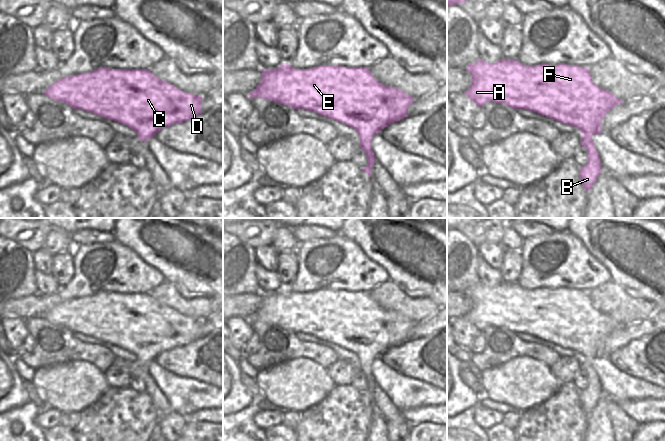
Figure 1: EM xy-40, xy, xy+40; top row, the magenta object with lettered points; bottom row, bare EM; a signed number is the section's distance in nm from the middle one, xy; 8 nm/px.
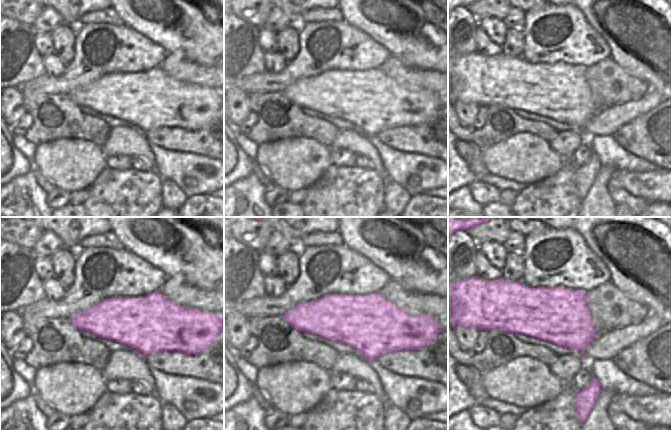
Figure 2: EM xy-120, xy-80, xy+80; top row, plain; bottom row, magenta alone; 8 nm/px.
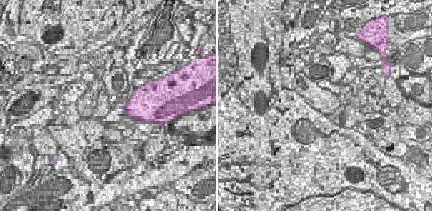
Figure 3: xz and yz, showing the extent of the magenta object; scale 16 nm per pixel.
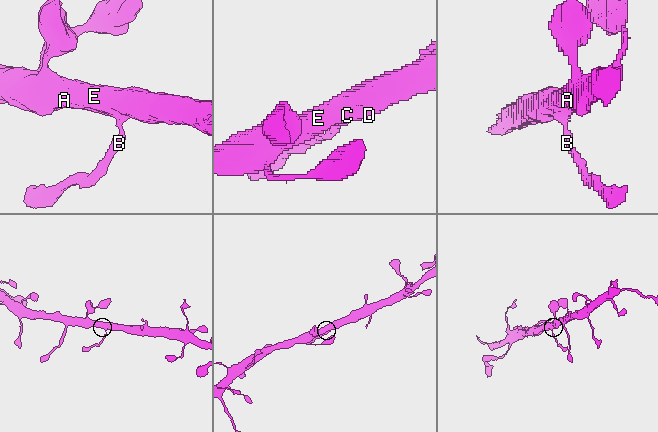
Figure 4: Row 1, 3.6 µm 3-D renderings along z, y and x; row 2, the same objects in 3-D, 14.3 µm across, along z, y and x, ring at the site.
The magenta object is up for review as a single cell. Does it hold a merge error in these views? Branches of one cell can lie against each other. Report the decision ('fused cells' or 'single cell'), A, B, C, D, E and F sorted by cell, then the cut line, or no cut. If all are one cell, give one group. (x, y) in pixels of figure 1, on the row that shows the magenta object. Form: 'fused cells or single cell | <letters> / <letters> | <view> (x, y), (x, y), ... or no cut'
single cell | A B C D E F | no cut

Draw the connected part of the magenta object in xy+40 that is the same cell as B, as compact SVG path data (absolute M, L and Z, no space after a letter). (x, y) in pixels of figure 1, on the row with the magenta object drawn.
M503 58L495 63L487 63L479 59L468 65L466 70L472 76L472 84L464 94L479 107L487 101L503 103L513 109L527 109L579 129L582 132L580 145L588 152L588 162L580 167L580 180L587 191L592 188L603 168L592 136L602 133L602 120L606 114L625 101L595 85L588 67L565 63L523 65L517 59Z

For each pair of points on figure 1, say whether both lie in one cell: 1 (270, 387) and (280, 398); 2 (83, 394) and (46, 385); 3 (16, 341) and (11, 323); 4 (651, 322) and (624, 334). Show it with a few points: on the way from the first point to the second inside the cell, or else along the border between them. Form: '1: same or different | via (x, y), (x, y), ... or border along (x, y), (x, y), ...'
1: same | via (273, 390), (278, 395)
2: same | via (74, 387), (55, 385)
3: same | via (16, 337), (15, 327)
4: same | via (644, 328), (631, 332)

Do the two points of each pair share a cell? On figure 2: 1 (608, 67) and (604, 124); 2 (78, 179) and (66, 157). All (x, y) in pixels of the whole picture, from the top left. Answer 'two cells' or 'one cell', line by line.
1: two cells
2: one cell

